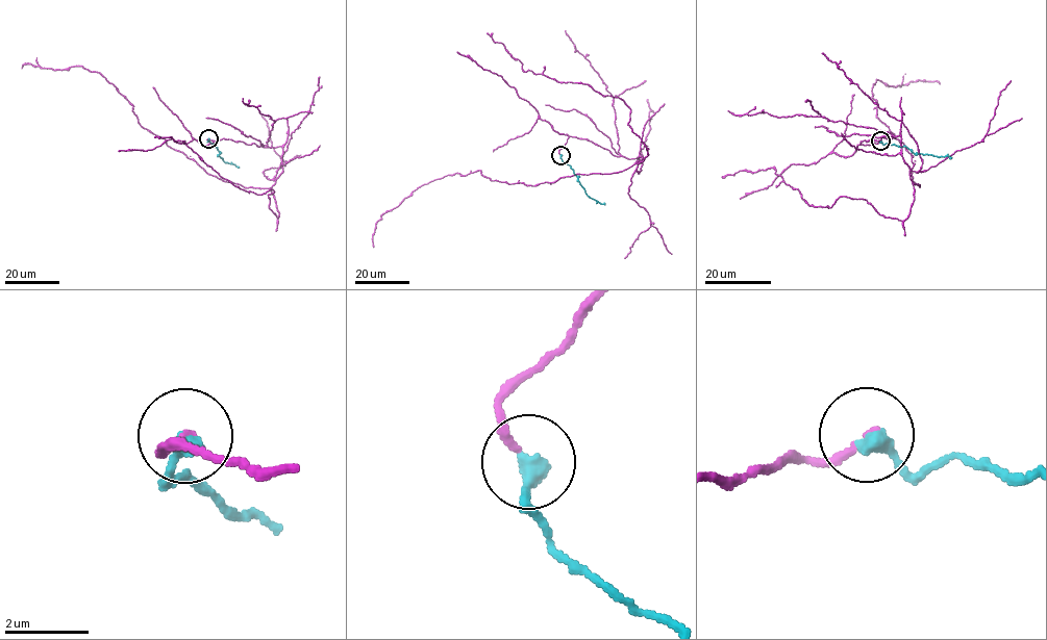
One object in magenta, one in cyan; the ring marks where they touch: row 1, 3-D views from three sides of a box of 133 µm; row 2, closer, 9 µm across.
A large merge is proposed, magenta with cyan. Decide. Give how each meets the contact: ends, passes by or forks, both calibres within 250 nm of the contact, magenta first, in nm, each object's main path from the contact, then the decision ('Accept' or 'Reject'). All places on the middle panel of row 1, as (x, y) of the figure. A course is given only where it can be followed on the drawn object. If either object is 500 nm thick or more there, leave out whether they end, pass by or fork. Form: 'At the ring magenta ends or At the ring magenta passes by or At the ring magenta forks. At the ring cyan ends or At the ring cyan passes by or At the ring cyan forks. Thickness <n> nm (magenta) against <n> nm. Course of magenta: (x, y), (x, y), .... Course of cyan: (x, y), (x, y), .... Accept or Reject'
At the ring magenta ends. At the ring cyan ends. Thickness 130 nm (magenta) against 440 nm. Course of magenta: (561, 155), (574, 136), (642, 158), (533, 185), (479, 170), (446, 175), (381, 215), (373, 247). Course of cyan: (561, 155), (584, 193), (605, 203). Reject

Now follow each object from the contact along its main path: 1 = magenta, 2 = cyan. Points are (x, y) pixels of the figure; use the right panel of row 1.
1: (880, 141), (859, 143), (900, 132), (919, 186), (913, 156), (876, 116), (871, 90), (876, 79), (940, 83)
2: (880, 141), (906, 147), (915, 153), (950, 158)

